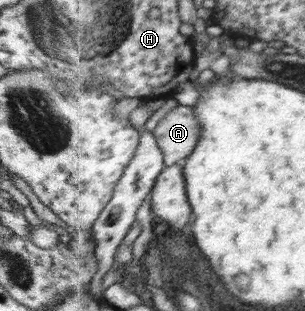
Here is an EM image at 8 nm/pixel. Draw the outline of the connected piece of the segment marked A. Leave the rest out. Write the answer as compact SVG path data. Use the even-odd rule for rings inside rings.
M180 105L166 112L154 130L166 166L174 166L194 152L201 140L202 125L193 106Z

